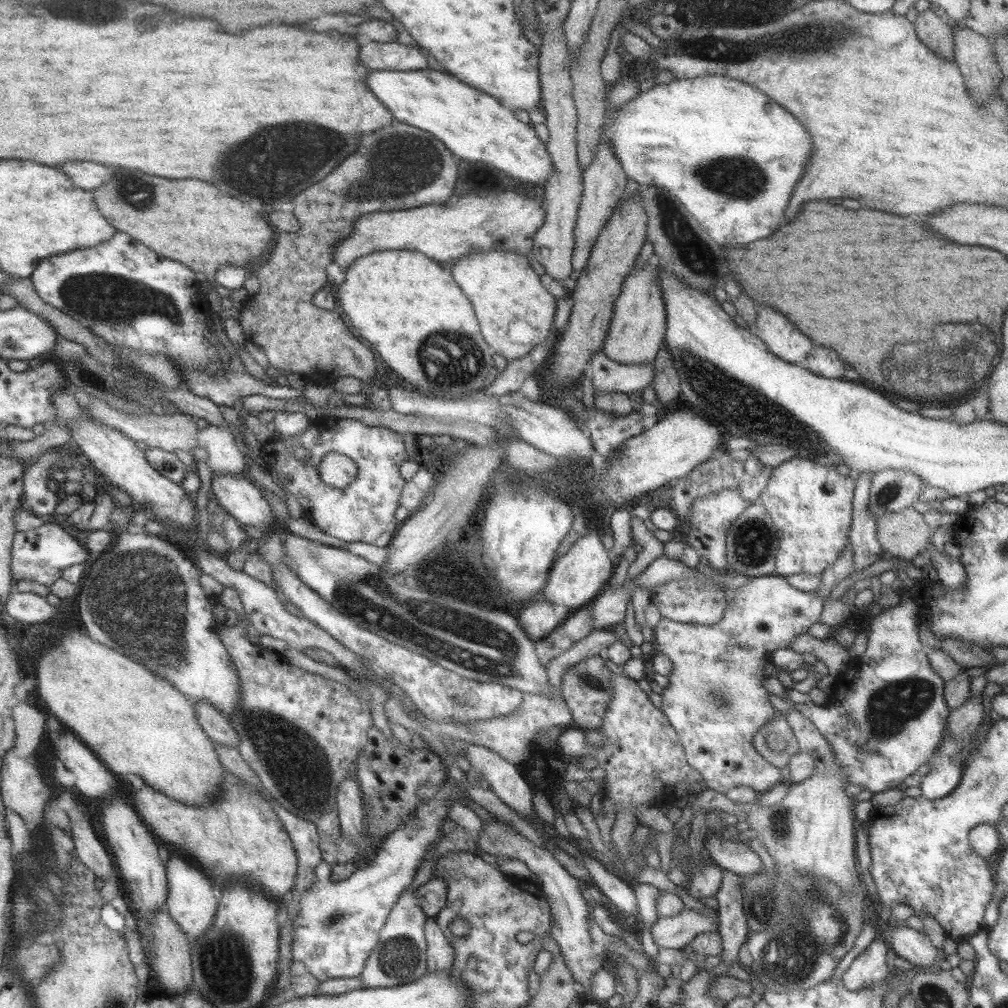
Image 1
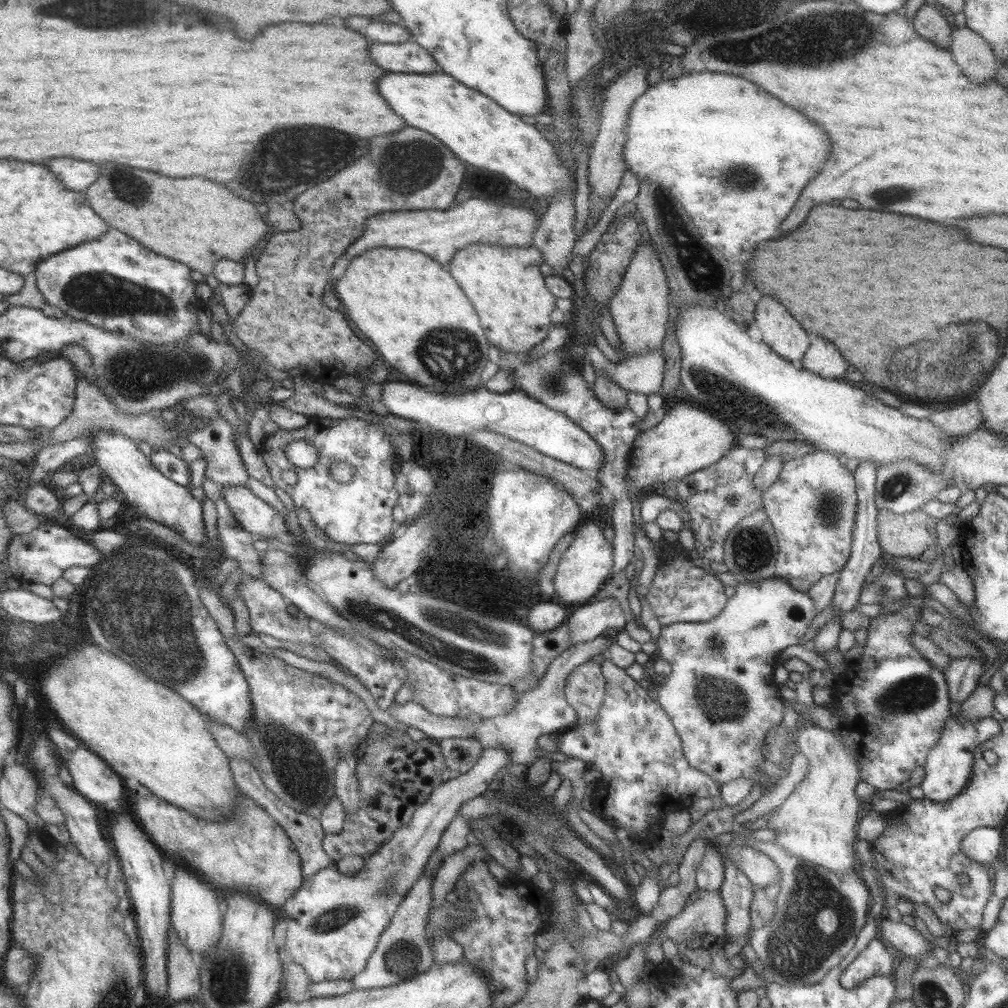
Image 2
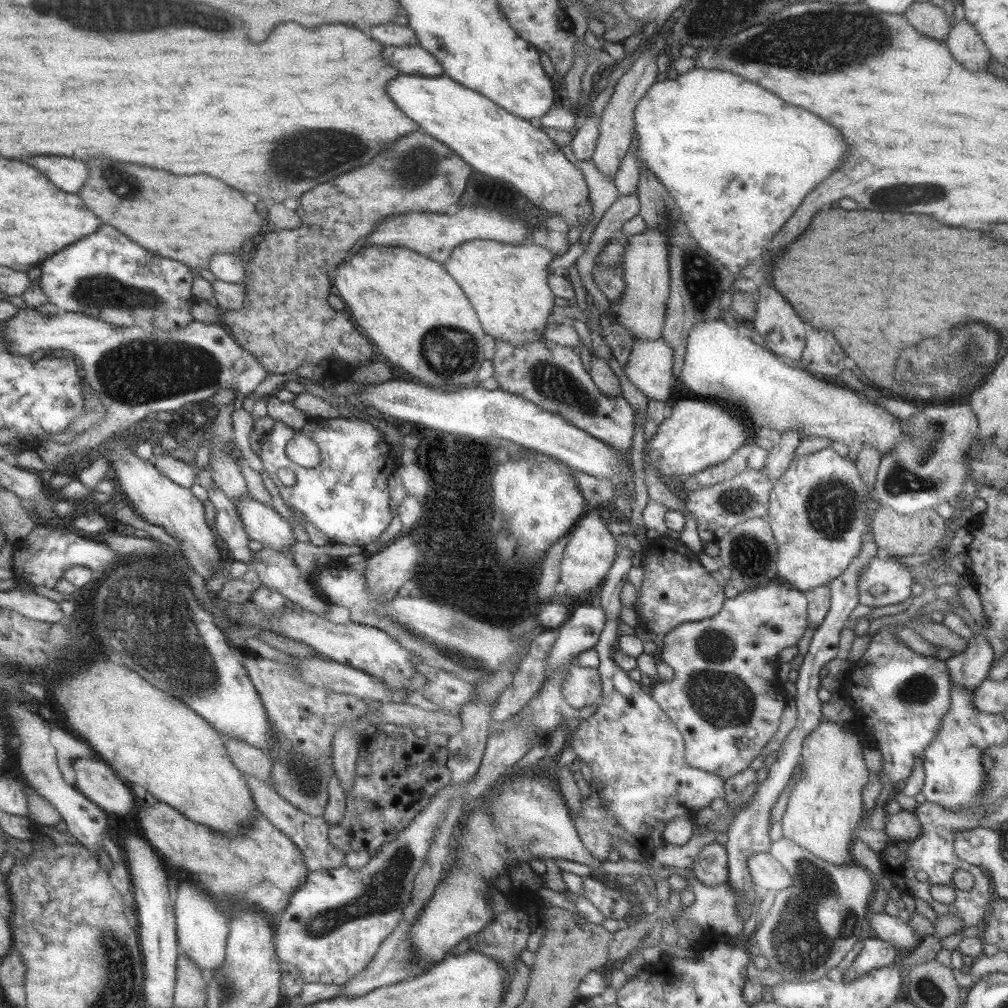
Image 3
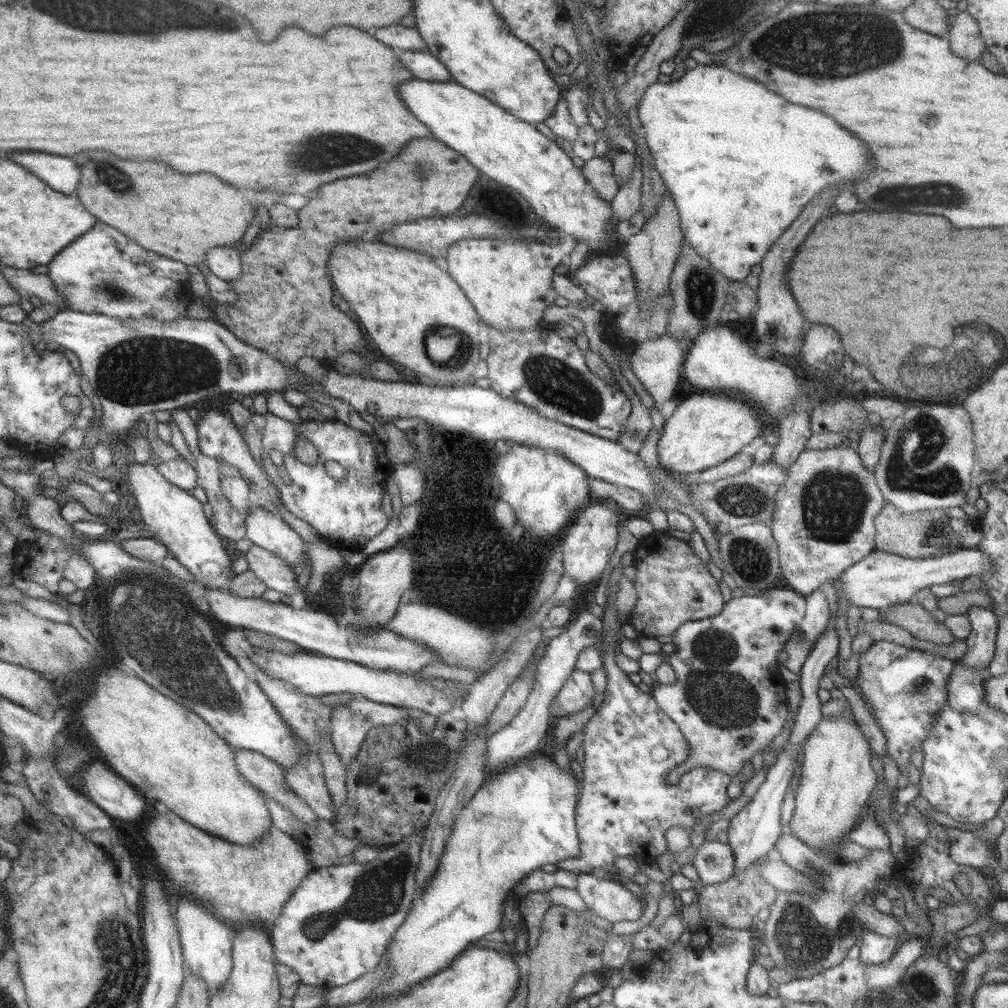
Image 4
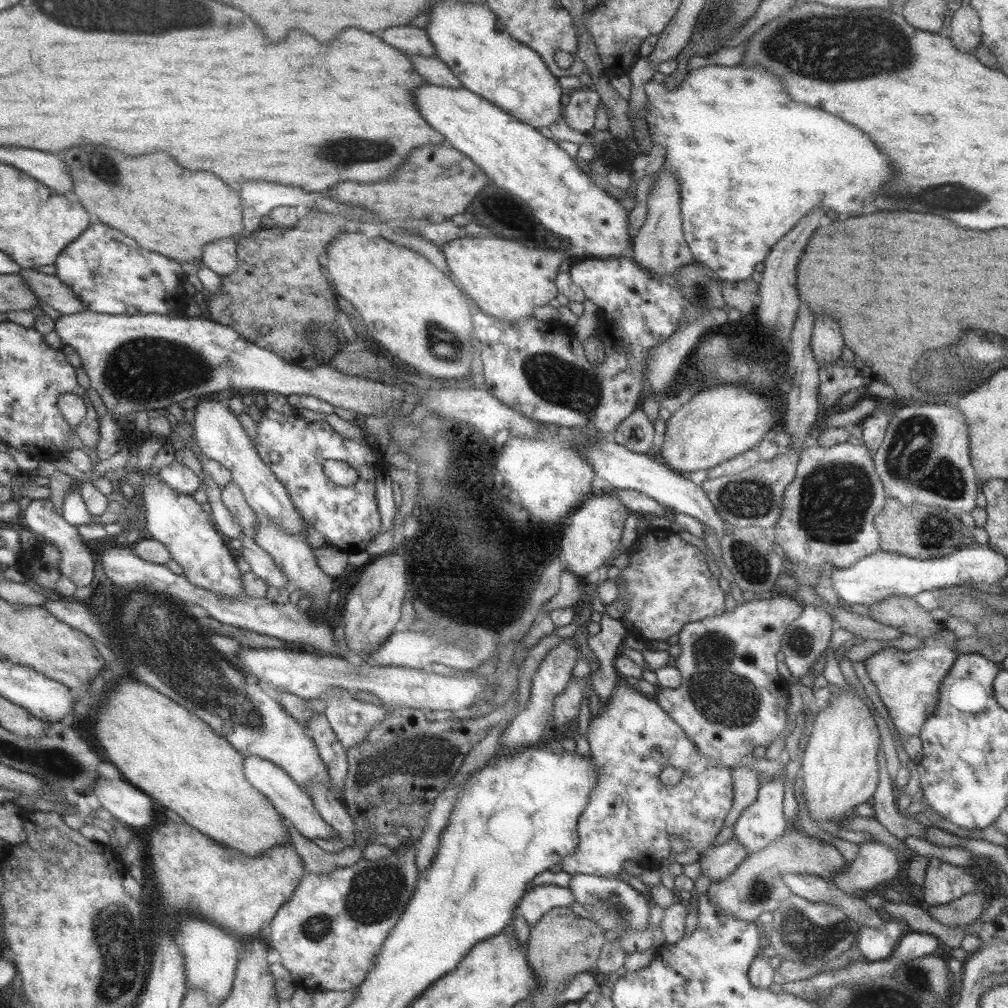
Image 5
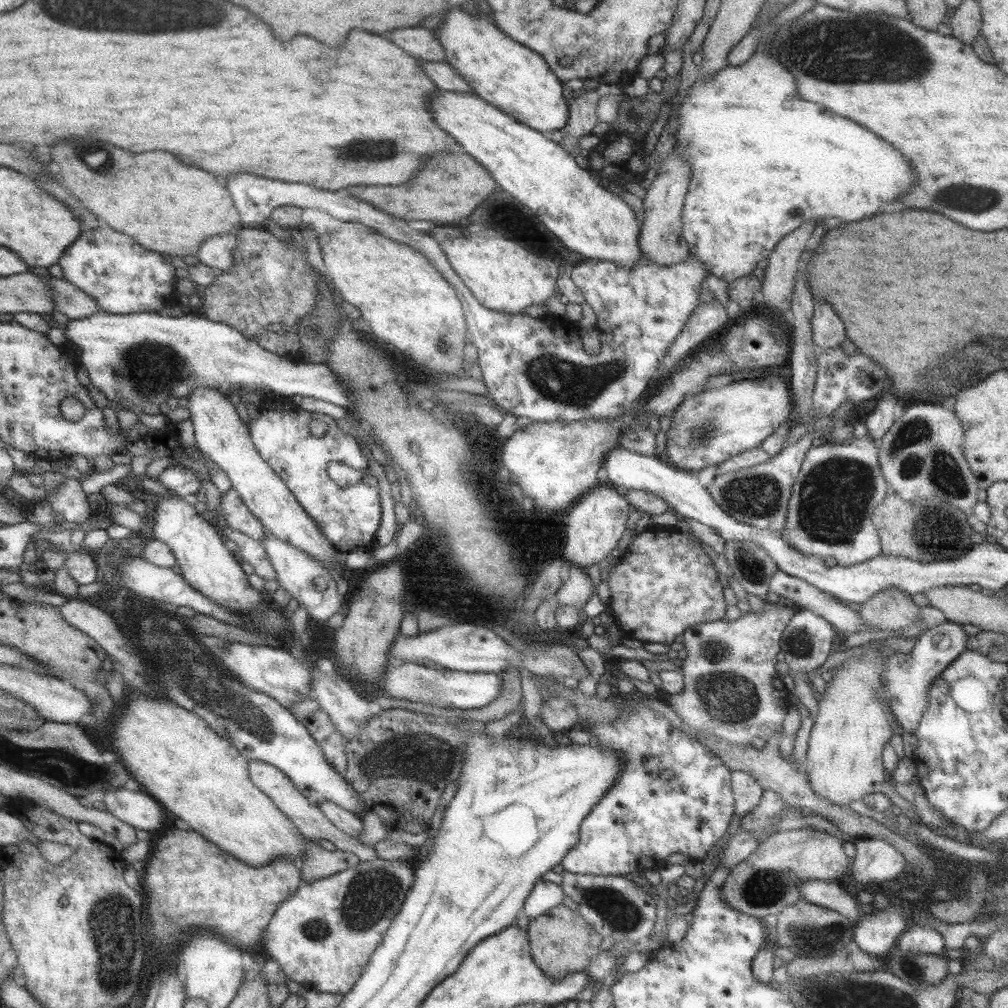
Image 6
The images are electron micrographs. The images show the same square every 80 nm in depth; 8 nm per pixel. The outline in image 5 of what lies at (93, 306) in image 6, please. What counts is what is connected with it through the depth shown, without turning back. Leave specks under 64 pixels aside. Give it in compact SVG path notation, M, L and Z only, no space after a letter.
M36 269L19 272L25 283L40 297L40 300L61 314L75 314L87 310L79 295L65 285L56 274L43 274Z

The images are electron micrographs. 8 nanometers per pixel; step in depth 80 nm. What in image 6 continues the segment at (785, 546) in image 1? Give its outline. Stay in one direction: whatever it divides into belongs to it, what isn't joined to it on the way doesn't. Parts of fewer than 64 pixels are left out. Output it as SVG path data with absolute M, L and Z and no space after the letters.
M865 435L860 439L853 438L844 443L831 443L824 440L821 445L811 445L807 449L798 472L799 474L795 478L795 482L791 487L789 500L787 501L787 515L785 515L785 524L779 531L780 535L786 540L786 542L789 543L789 546L792 546L795 550L798 550L805 556L817 556L821 559L831 556L831 558L835 558L836 564L841 566L857 564L867 560L868 558L873 558L880 553L880 538L877 529L873 526L871 513L875 510L875 507L878 504L883 502L883 499L886 497L885 492L887 492L887 484L885 483L885 479L883 479L883 475L881 475L880 466L877 462L877 444L877 441L872 440L872 438Z

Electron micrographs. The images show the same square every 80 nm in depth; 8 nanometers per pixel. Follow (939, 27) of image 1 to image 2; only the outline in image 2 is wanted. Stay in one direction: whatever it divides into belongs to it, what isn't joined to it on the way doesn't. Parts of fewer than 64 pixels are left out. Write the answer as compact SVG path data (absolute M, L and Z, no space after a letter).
M924 3L911 20L915 32L939 48L948 49L953 25L938 6Z

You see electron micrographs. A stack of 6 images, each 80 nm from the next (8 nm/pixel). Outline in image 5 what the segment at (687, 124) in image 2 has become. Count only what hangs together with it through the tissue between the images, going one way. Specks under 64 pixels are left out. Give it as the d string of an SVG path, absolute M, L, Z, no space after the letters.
M709 64L703 67L691 69L688 75L677 86L668 90L661 83L649 80L642 87L646 94L646 112L643 120L647 123L648 134L653 144L658 144L664 148L662 168L668 168L678 182L679 205L681 205L682 234L692 258L701 262L702 265L716 278L723 281L739 282L751 277L756 264L763 263L769 249L803 214L807 214L813 206L827 206L835 212L845 212L849 216L857 216L863 212L863 206L871 202L873 192L887 182L889 178L889 162L887 158L877 152L869 136L865 136L861 130L853 128L851 124L845 124L843 120L819 110L819 108L809 108L797 102L791 102L790 96L782 88L784 84L778 76L771 74L762 66L723 66Z

